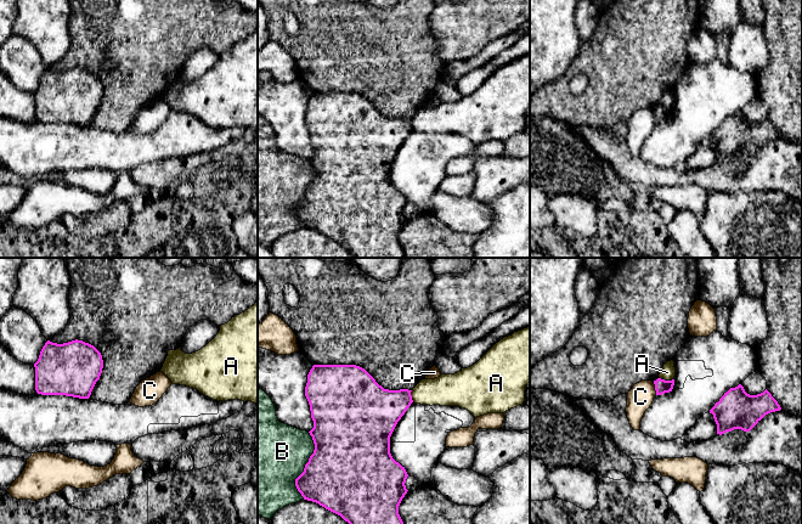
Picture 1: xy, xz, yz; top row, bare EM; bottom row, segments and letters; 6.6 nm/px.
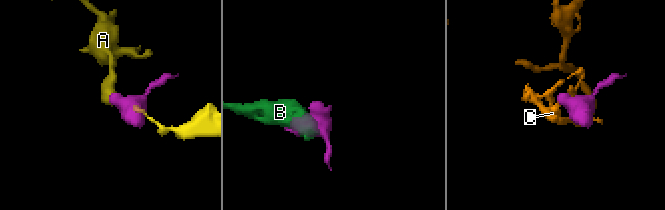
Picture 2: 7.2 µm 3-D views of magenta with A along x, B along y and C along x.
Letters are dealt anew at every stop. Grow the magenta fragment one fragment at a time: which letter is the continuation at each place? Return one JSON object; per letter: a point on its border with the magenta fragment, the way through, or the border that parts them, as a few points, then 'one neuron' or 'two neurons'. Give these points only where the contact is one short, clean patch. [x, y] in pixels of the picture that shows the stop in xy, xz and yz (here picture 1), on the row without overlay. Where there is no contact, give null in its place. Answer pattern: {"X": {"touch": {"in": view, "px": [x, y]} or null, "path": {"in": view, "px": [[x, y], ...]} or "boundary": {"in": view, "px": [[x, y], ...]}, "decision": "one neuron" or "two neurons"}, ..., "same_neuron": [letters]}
{"A": {"touch": {"in": "yz", "px": [666, 108]}, "boundary": {"in": "yz", "px": [[659, 105], [673, 107]]}, "decision": "two neurons"}, "B": {"touch": {"in": "xz", "px": [305, 193]}, "decision": "two neurons"}, "C": {"touch": {"in": "yz", "px": [655, 116]}, "boundary": {"in": "yz", "px": [[653, 110], [656, 122]]}, "decision": "two neurons"}, "same_neuron": []}

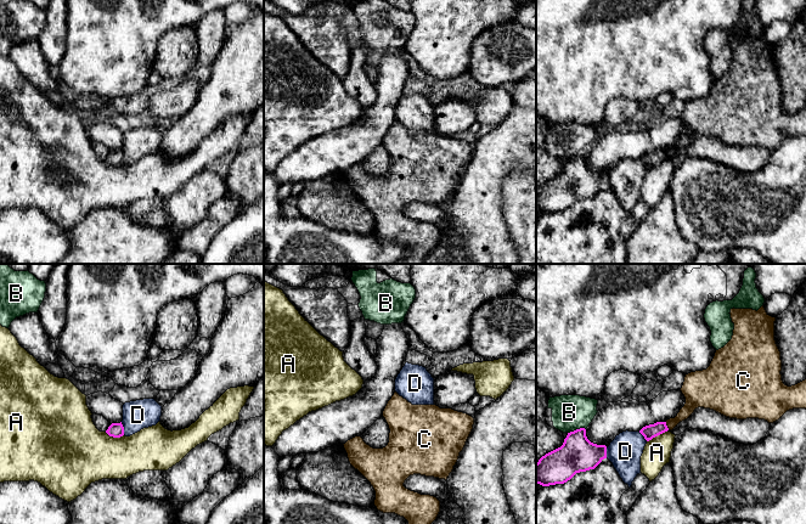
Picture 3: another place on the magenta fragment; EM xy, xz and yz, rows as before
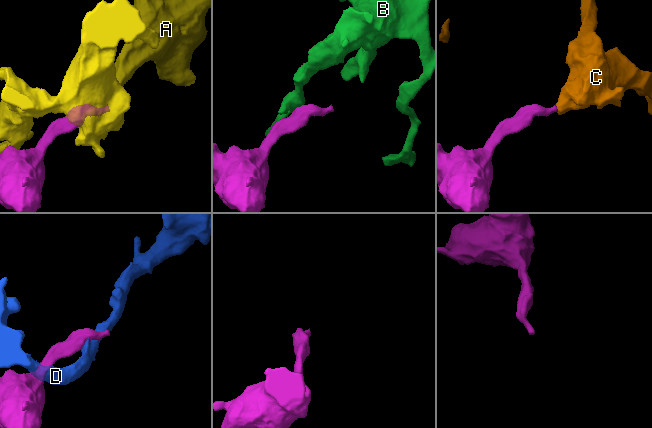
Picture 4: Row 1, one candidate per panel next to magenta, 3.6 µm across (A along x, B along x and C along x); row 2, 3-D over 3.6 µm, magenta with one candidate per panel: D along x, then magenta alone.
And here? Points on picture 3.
{"A": {"touch": {"in": "yz", "px": [657, 163]}, "decision": "two neurons"}, "B": {"touch": {"in": "yz", "px": [576, 157]}, "boundary": {"in": "yz", "px": [[585, 156], [578, 156], [568, 161]]}, "decision": "two neurons"}, "C": {"touch": {"in": "yz", "px": [666, 153]}, "path": {"in": "yz", "px": [[652, 158], [666, 153], [676, 148], [693, 127]]}, "decision": "one neuron"}, "D": {"touch": {"in": "xy", "px": [123, 156]}, "decision": "two neurons"}, "same_neuron": ["C"]}

